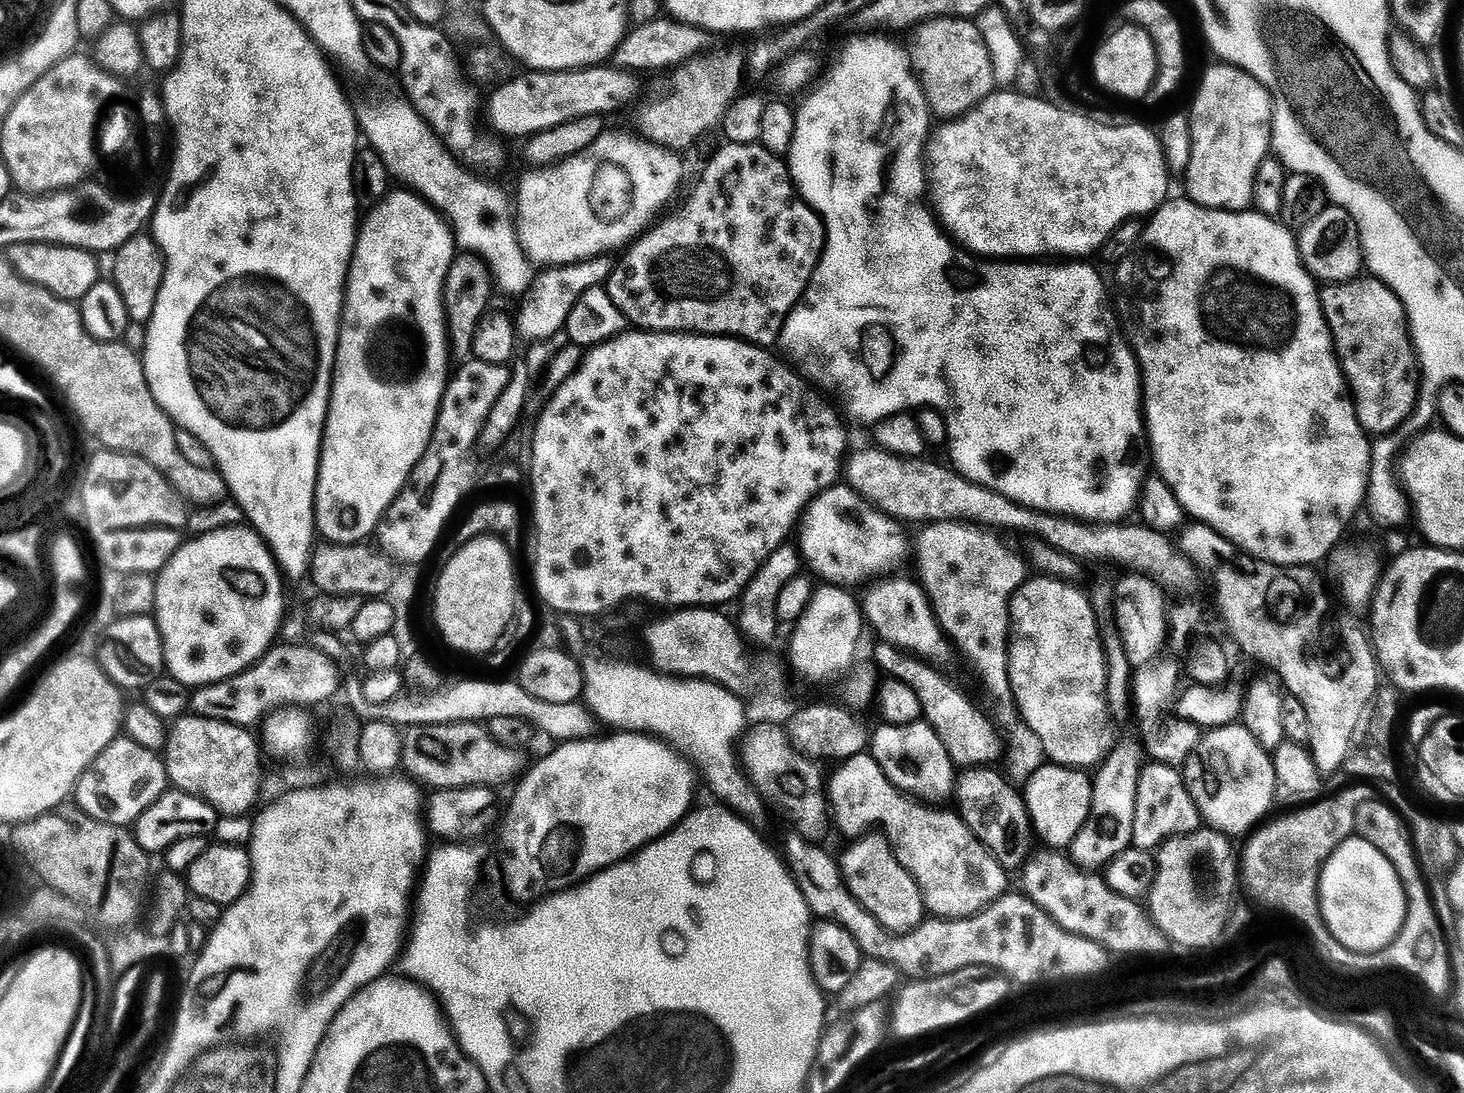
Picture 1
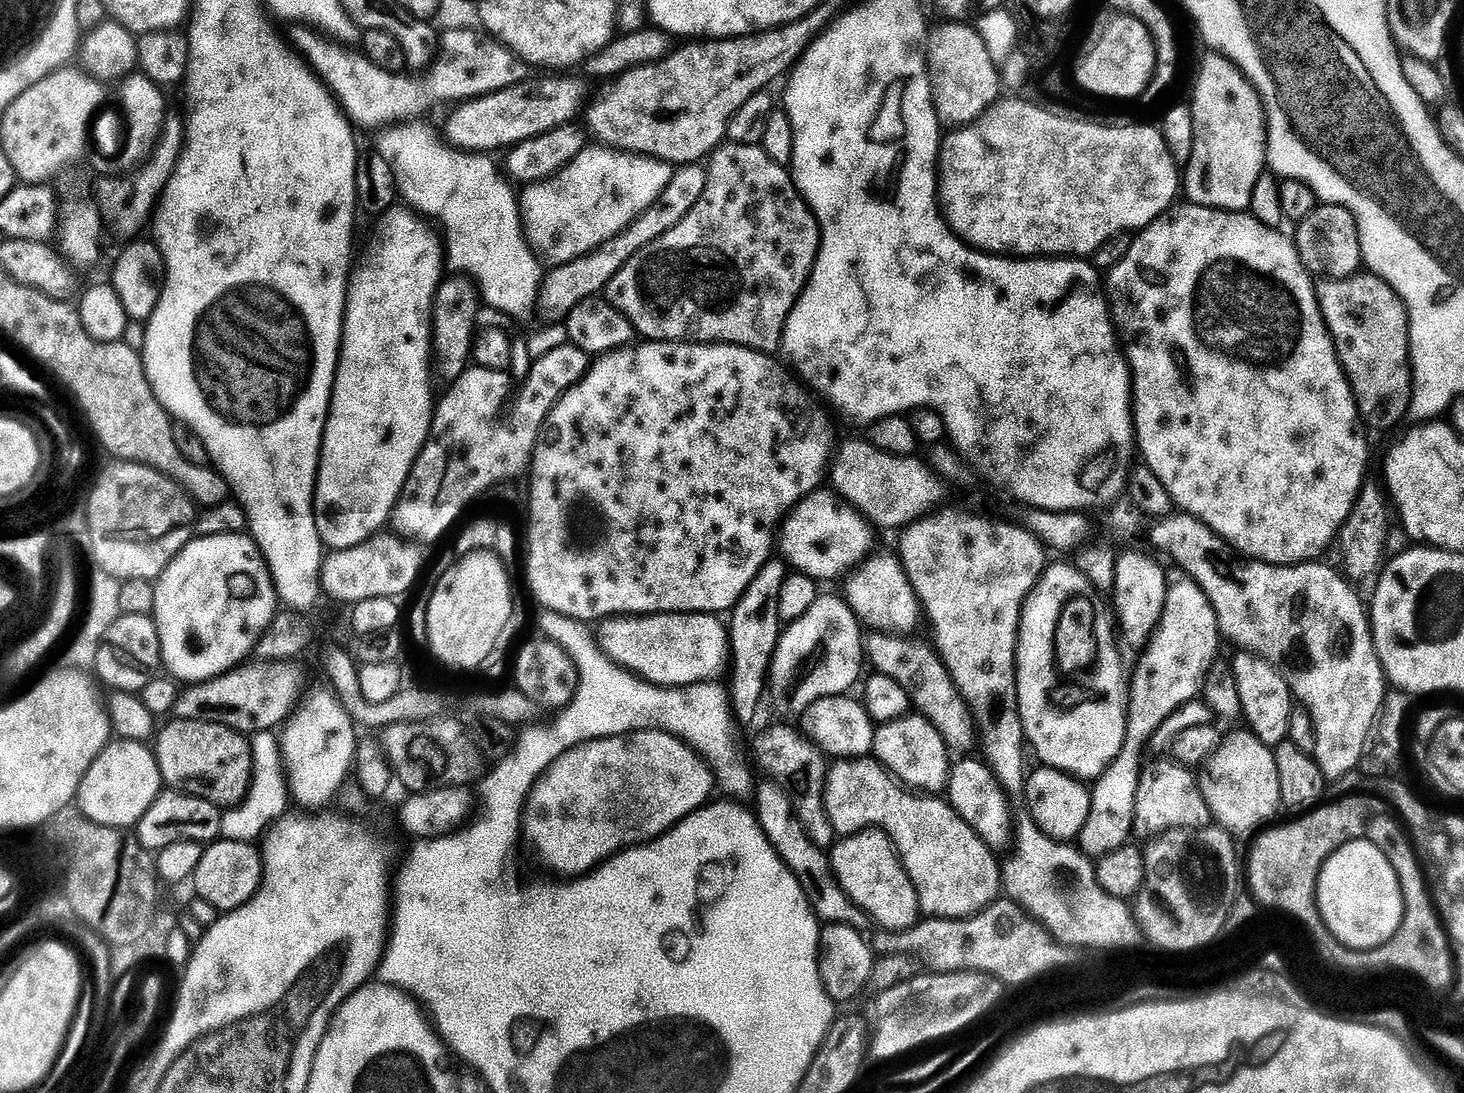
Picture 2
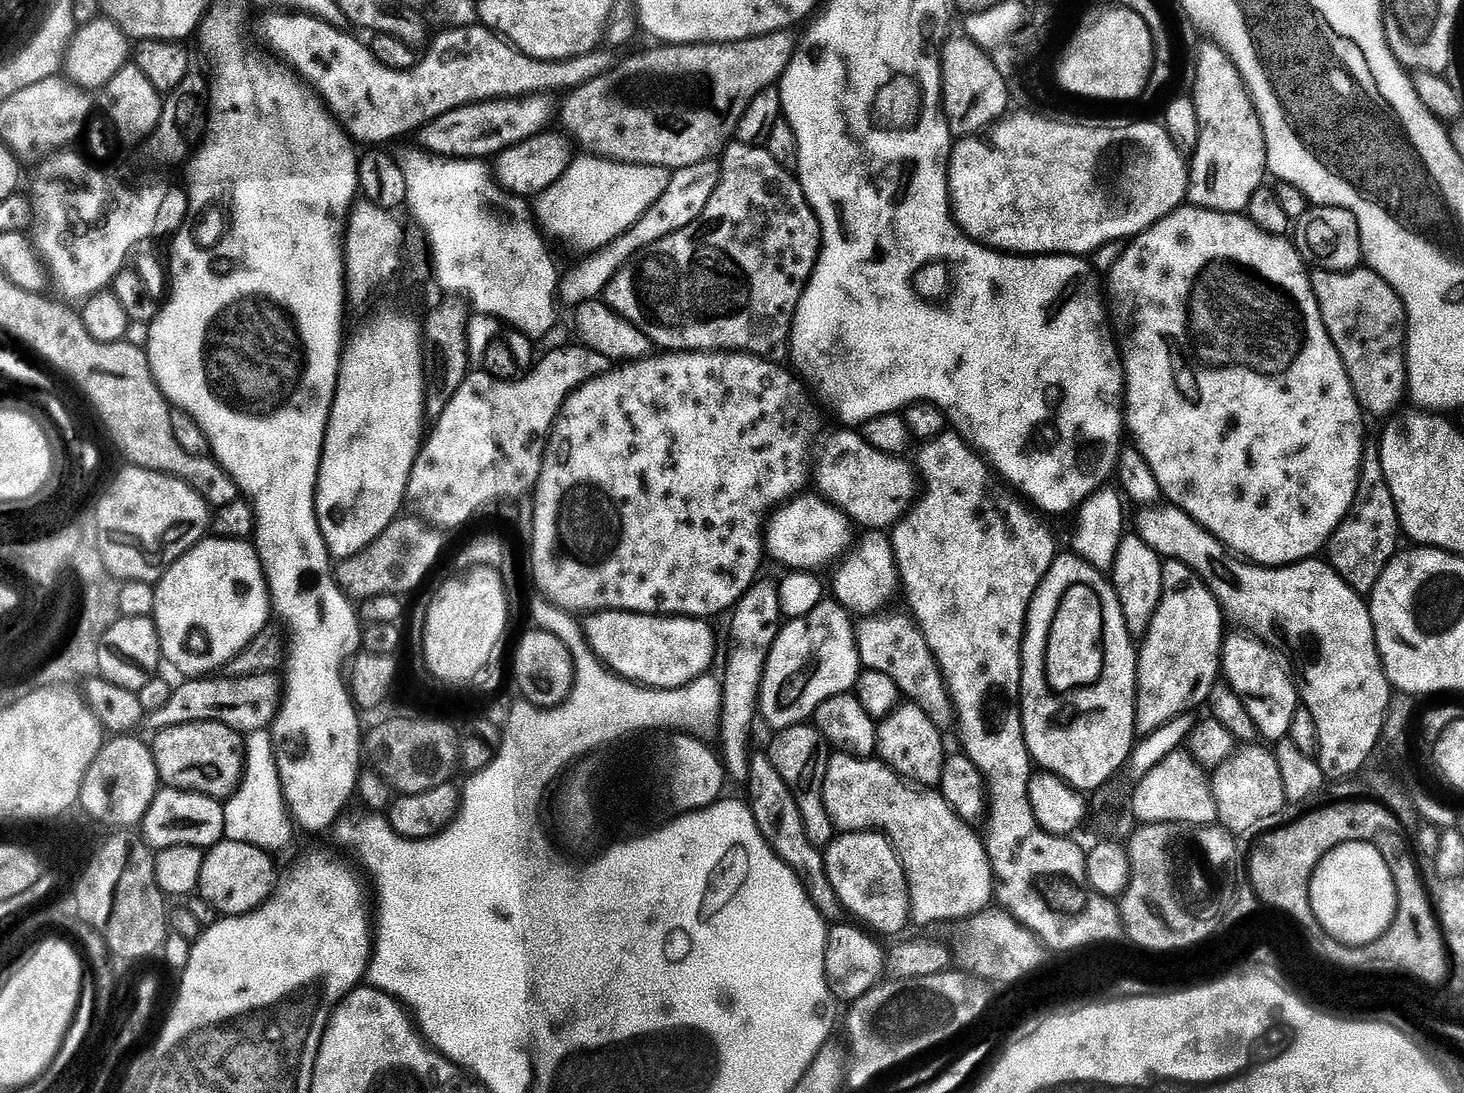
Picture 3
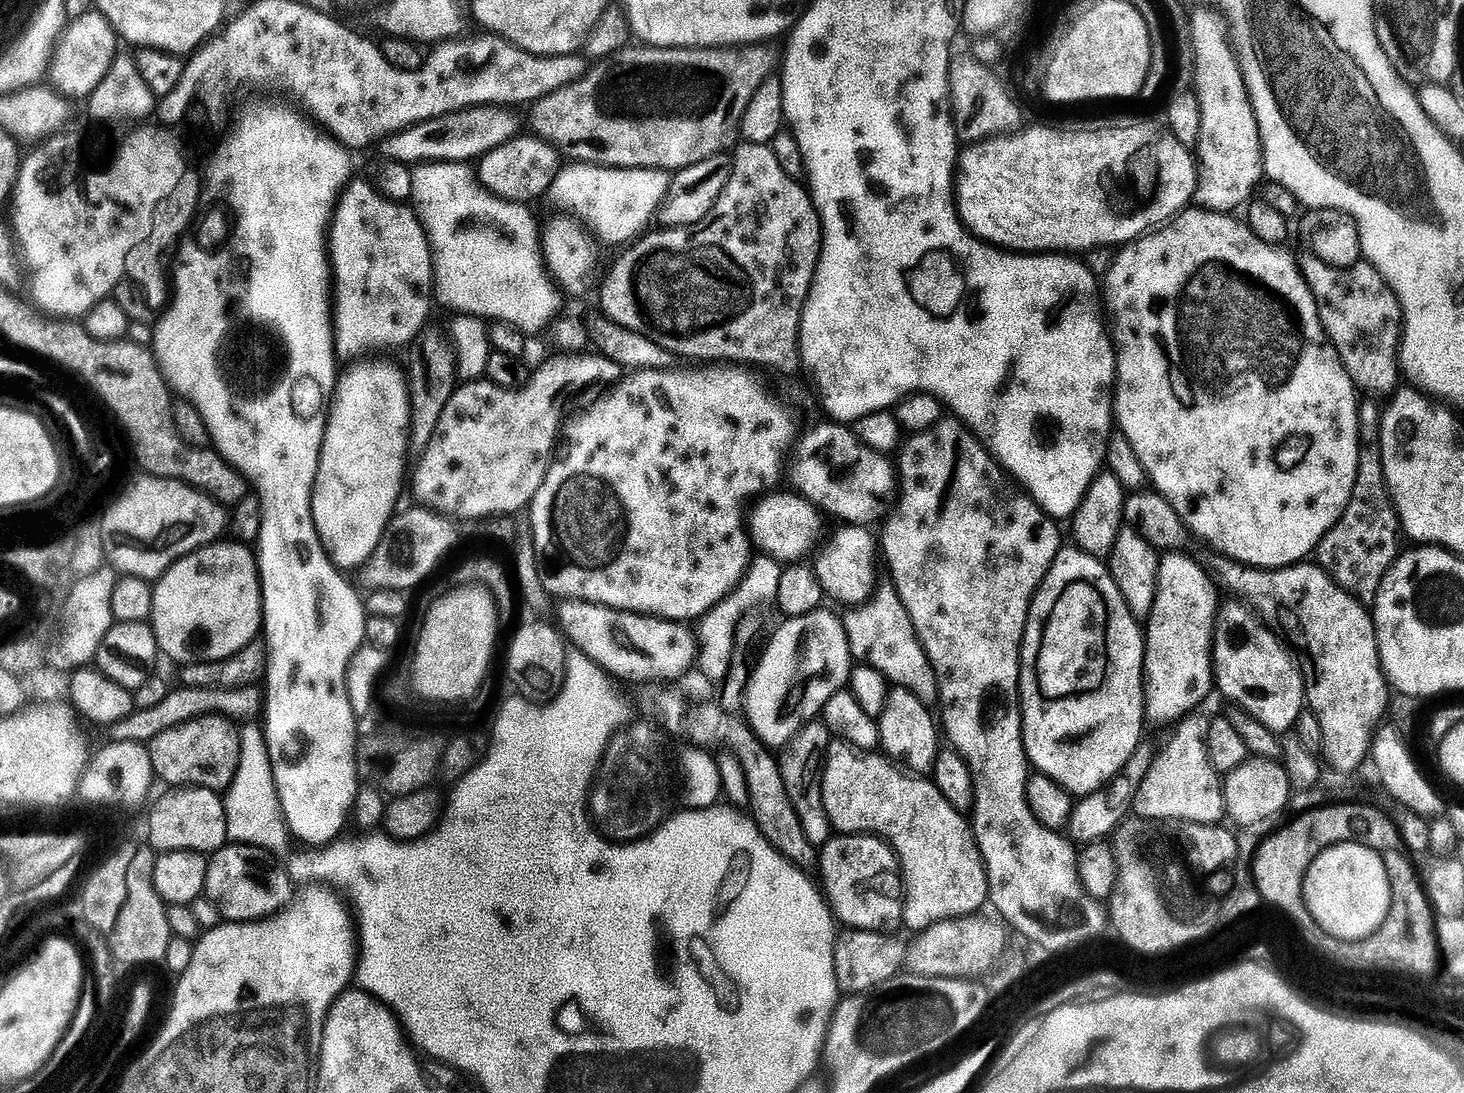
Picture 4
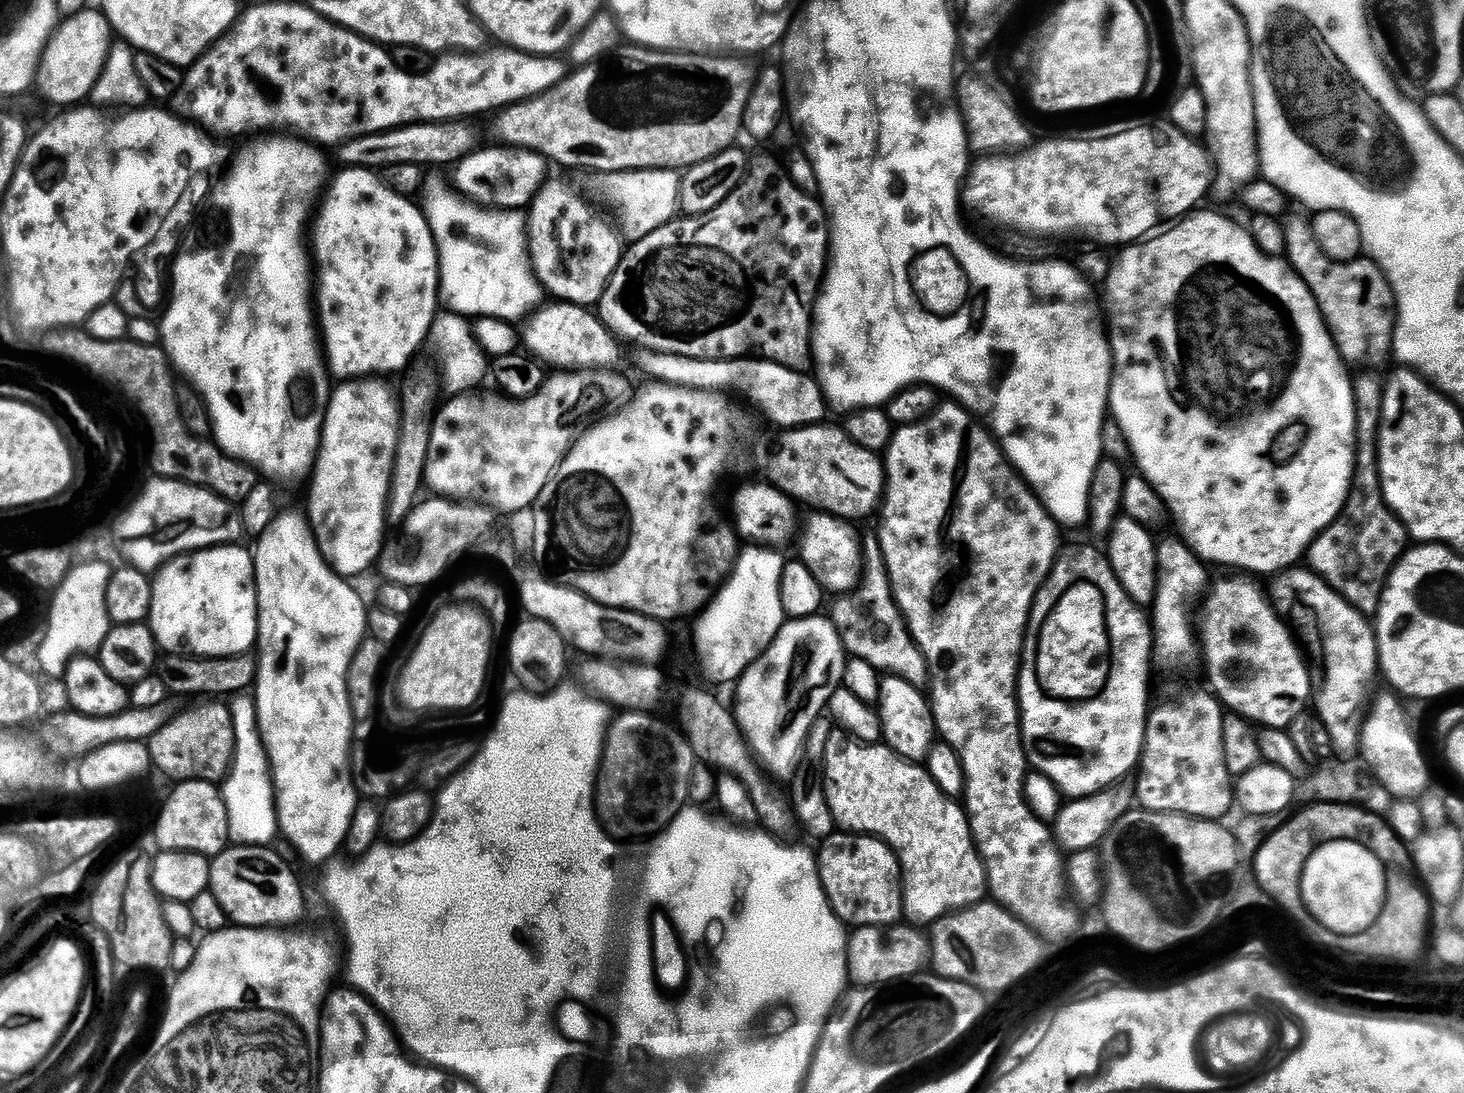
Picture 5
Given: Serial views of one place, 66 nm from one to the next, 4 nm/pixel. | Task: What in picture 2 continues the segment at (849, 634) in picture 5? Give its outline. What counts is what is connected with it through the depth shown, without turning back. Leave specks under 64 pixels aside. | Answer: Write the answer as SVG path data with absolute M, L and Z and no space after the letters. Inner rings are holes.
M878 632L869 635L866 640L866 660L873 664L875 671L886 678L894 678L902 690L912 699L912 708L942 734L944 744L953 753L968 754L978 744L978 725L973 719L968 704L960 697L956 683L952 680L944 661L931 647L918 644L900 634ZM870 637L870 638L869 638ZM932 651L932 652L931 652Z

